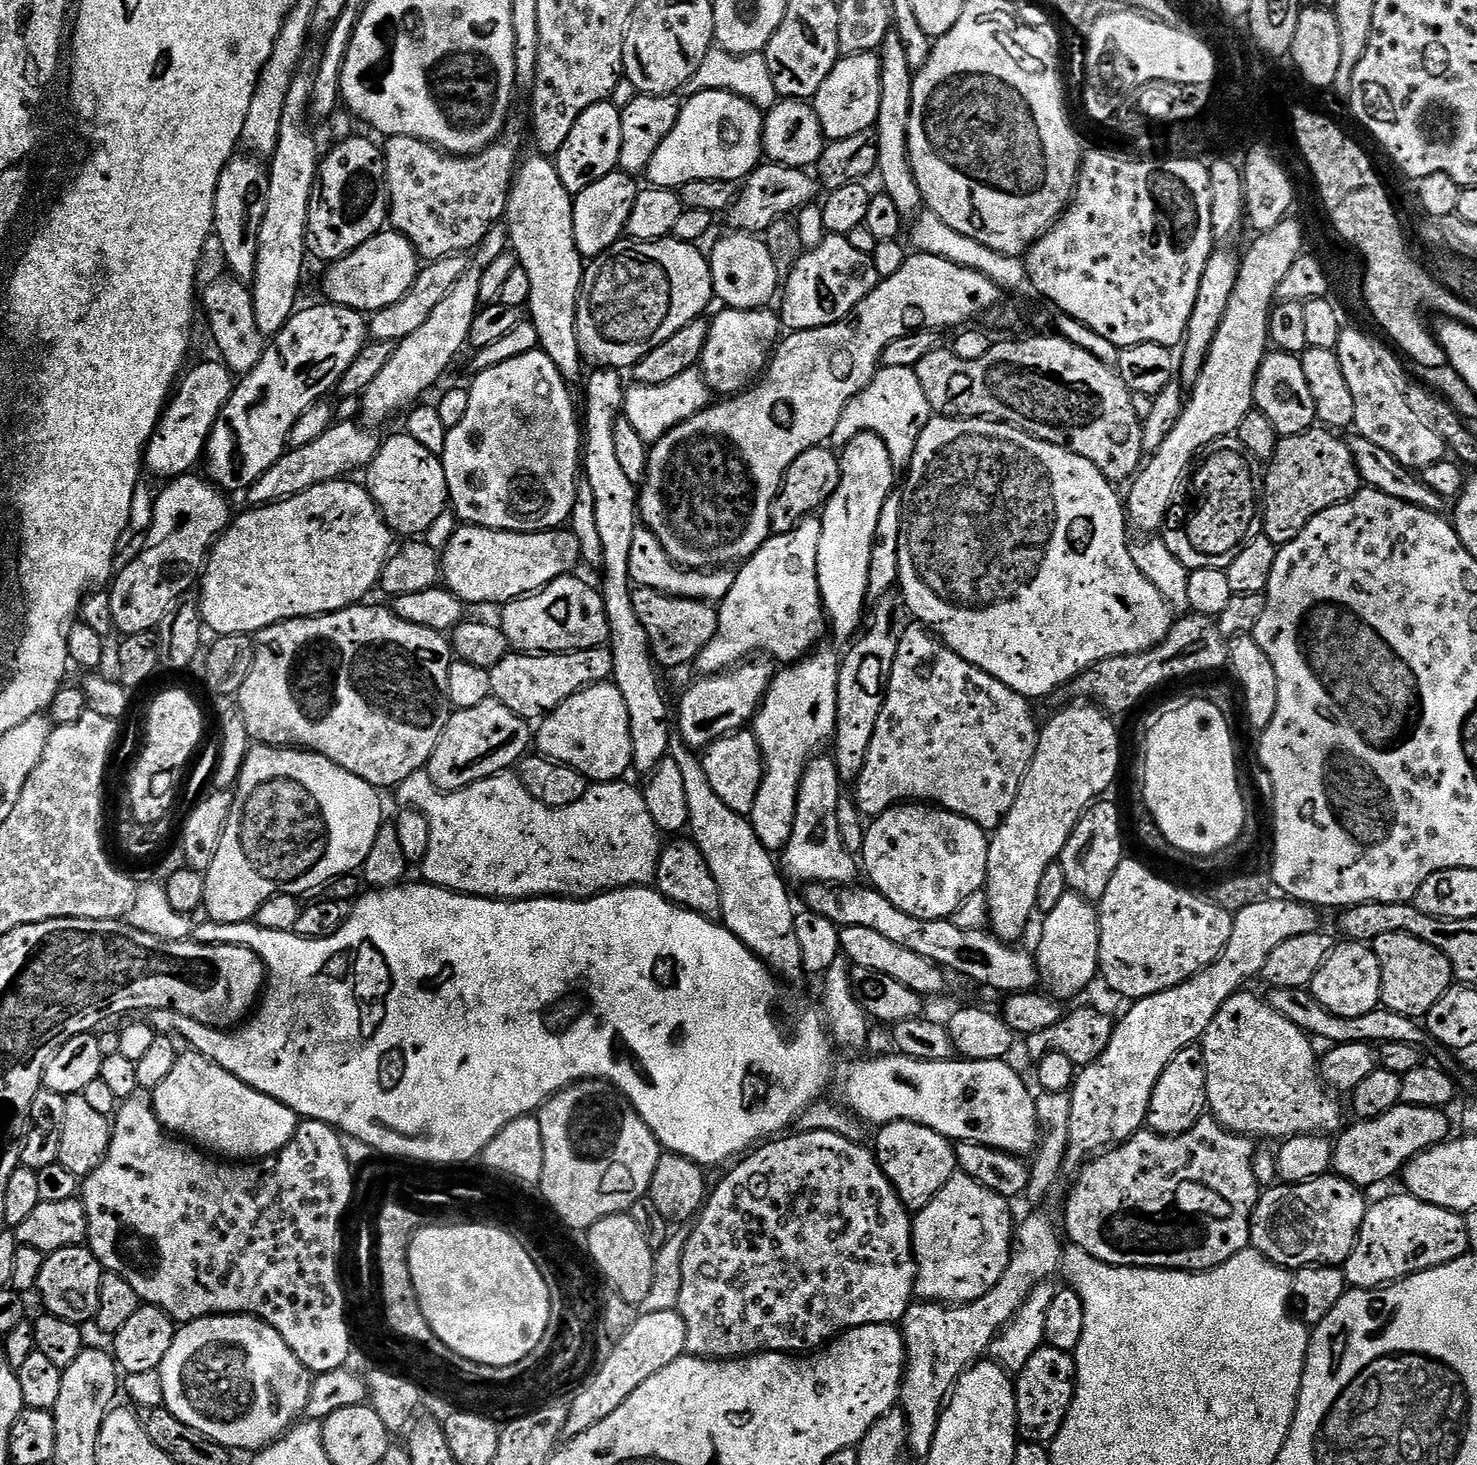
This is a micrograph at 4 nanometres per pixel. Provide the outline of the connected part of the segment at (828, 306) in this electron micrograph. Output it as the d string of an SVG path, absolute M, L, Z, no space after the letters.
M825 235L821 245L800 255L796 265L786 274L778 300L780 323L788 332L838 324L851 317L858 302L862 302L880 281L871 256L854 250L847 236Z

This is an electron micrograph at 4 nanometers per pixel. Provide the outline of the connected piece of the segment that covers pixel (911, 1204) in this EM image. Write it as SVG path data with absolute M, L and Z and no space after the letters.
M895 1120L892 1124L883 1125L877 1132L880 1133L876 1136L874 1151L880 1169L909 1213L921 1212L958 1171L953 1141L909 1120Z

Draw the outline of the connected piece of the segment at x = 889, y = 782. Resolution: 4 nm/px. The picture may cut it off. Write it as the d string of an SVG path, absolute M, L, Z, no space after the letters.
M909 623L907 630L898 642L898 654L894 654L894 670L888 675L888 687L884 694L882 714L878 714L878 726L874 726L874 738L870 738L870 750L866 754L866 764L862 766L860 777L854 781L856 796L854 803L865 817L875 818L888 808L899 805L901 802L927 802L929 805L942 808L945 812L953 812L985 830L995 830L1006 818L1010 806L1014 806L1014 798L1018 798L1018 790L1024 781L1026 770L1036 753L1038 739L1038 723L1032 717L1032 708L1029 697L1010 690L998 678L978 670L978 666L970 666L966 658L958 658L954 650L950 650L942 641L936 639L927 628L919 623Z

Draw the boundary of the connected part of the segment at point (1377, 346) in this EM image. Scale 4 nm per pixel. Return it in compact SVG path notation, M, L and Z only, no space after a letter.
M1344 326L1340 329L1334 351L1338 362L1342 362L1342 374L1350 385L1350 395L1354 397L1355 431L1362 438L1374 442L1374 446L1382 446L1382 450L1402 466L1413 470L1429 468L1434 466L1434 462L1445 459L1444 440L1421 424L1396 388L1386 364L1397 357L1397 353L1383 342L1367 336L1360 328Z

